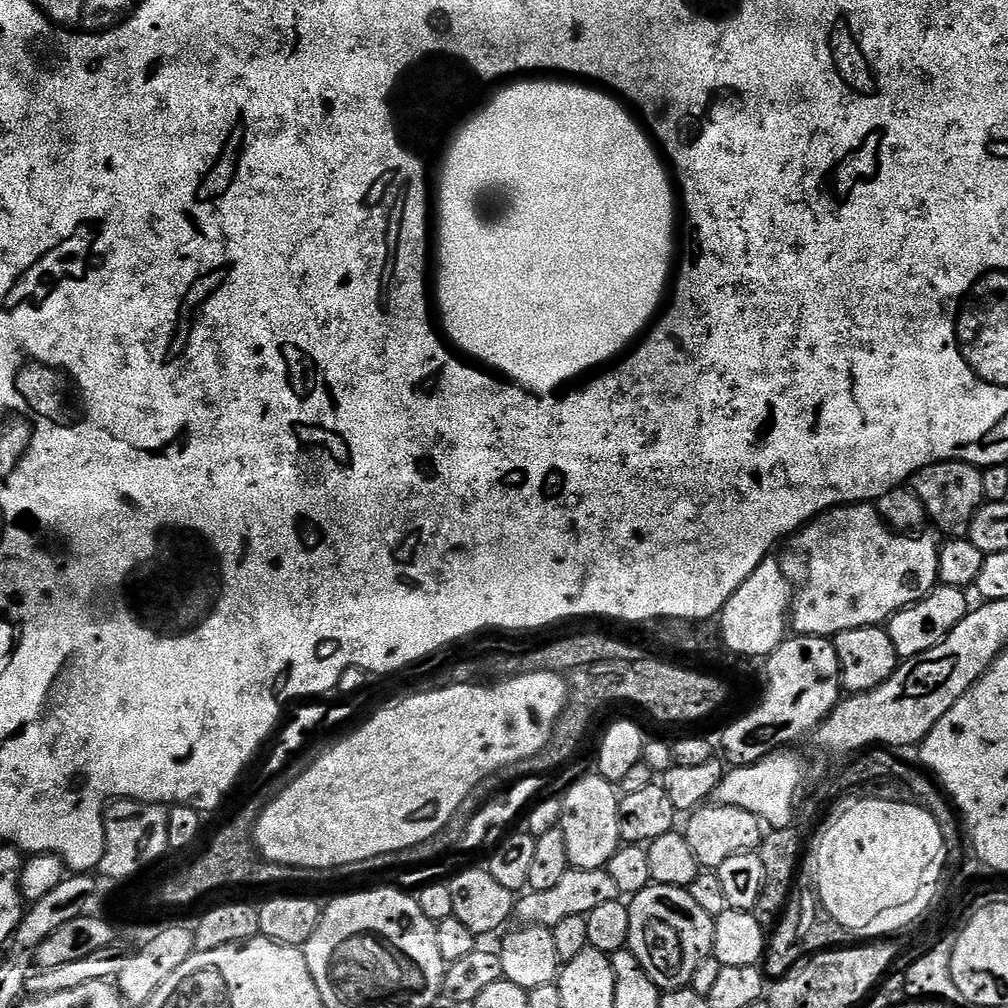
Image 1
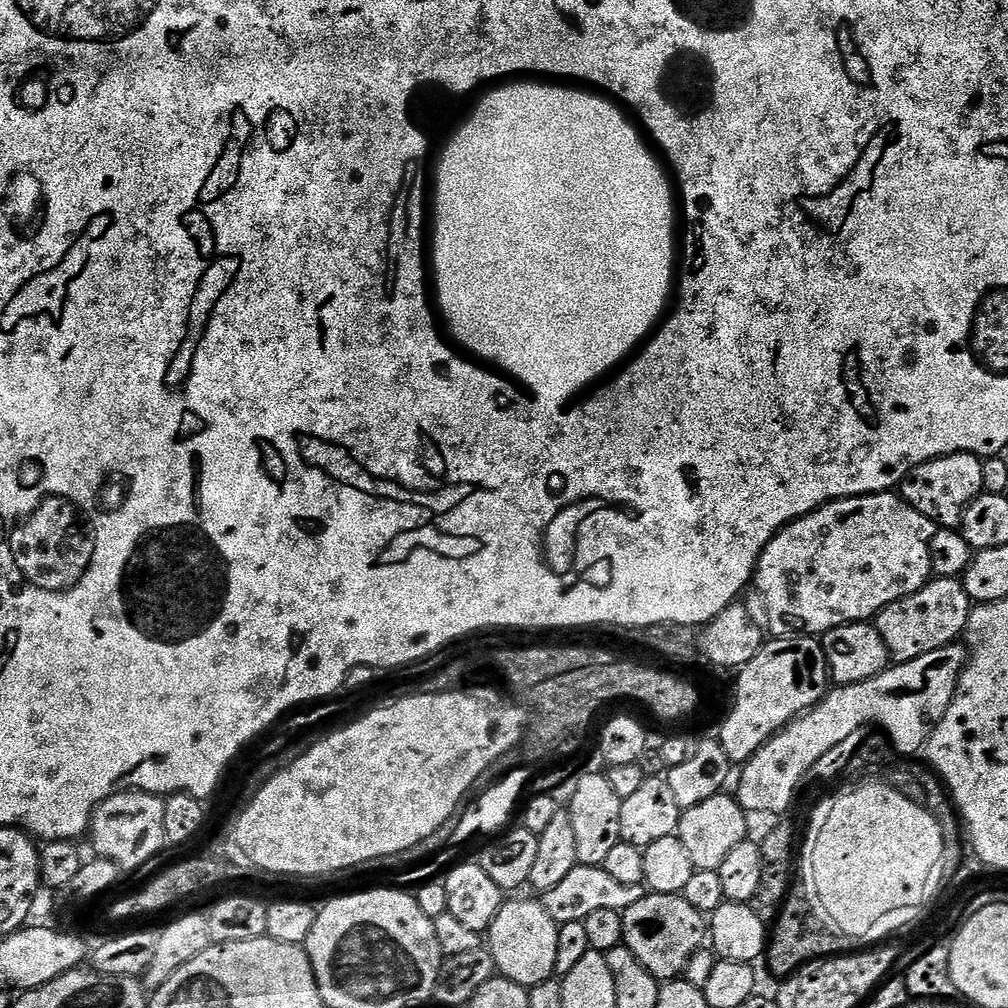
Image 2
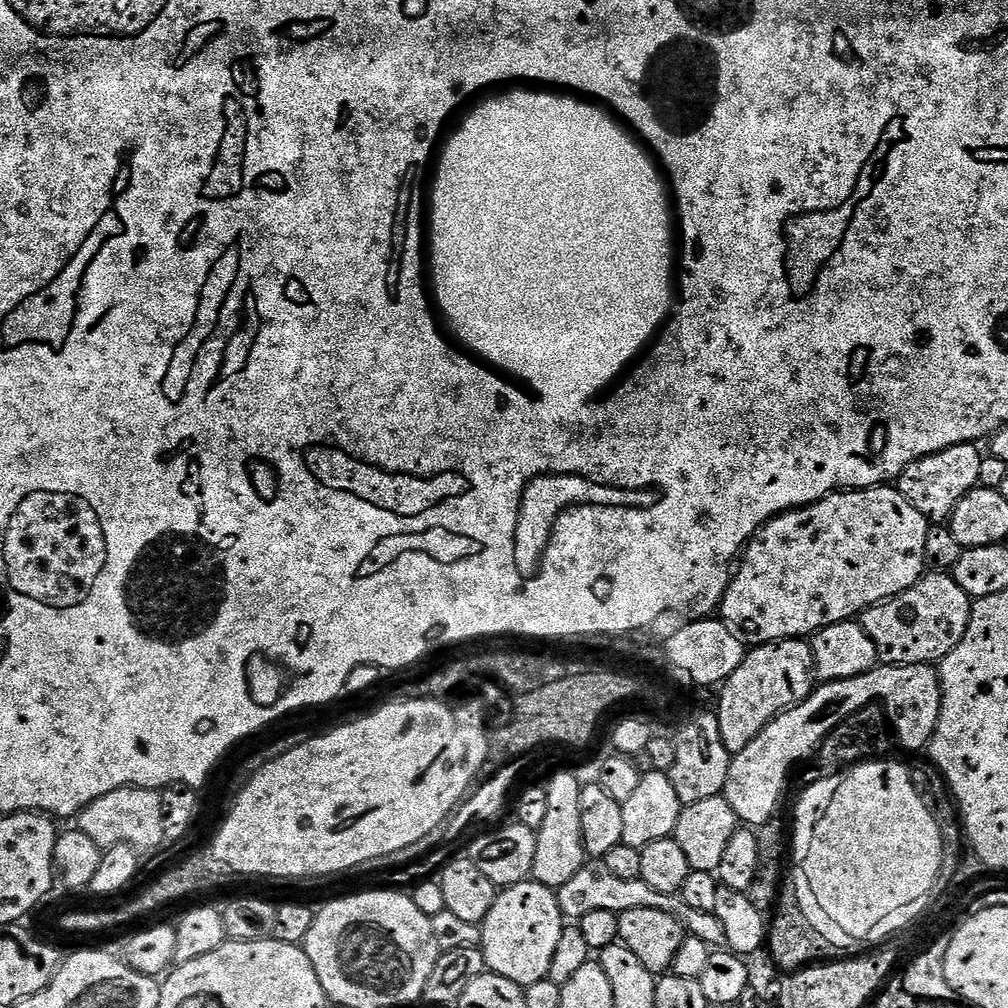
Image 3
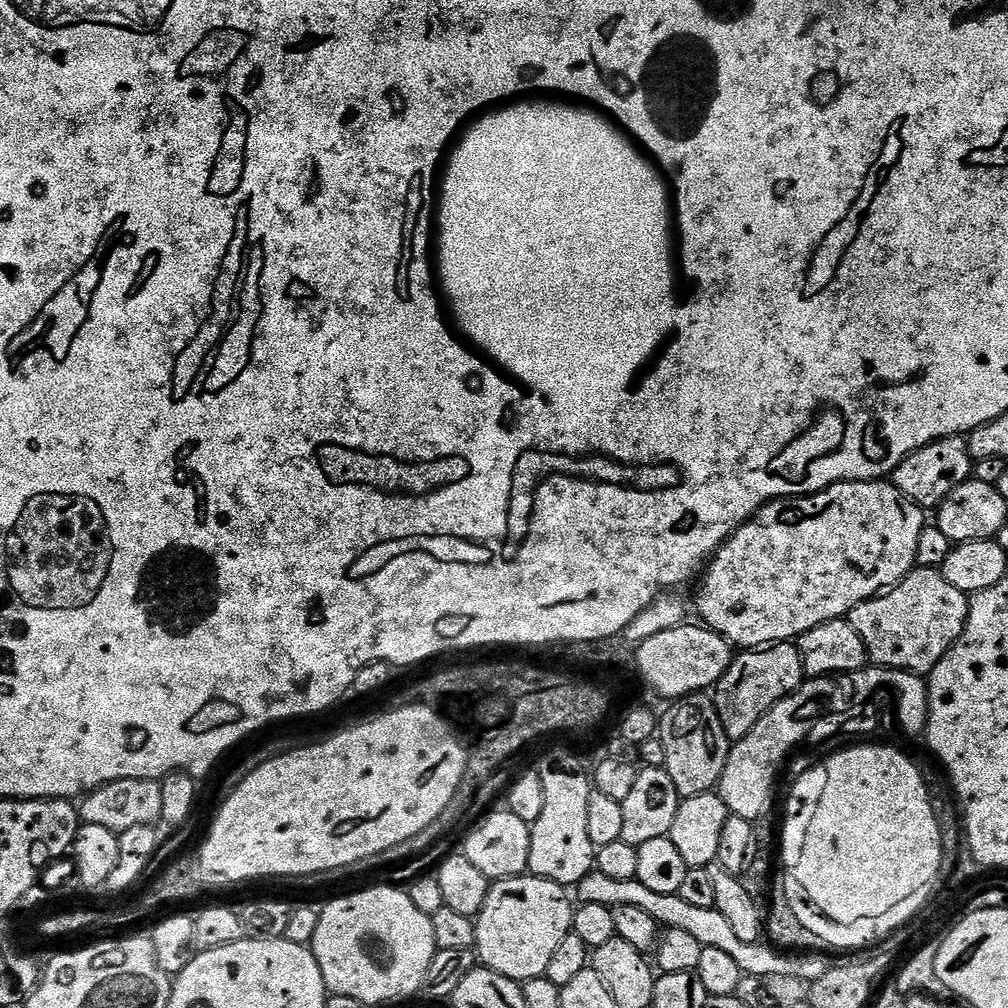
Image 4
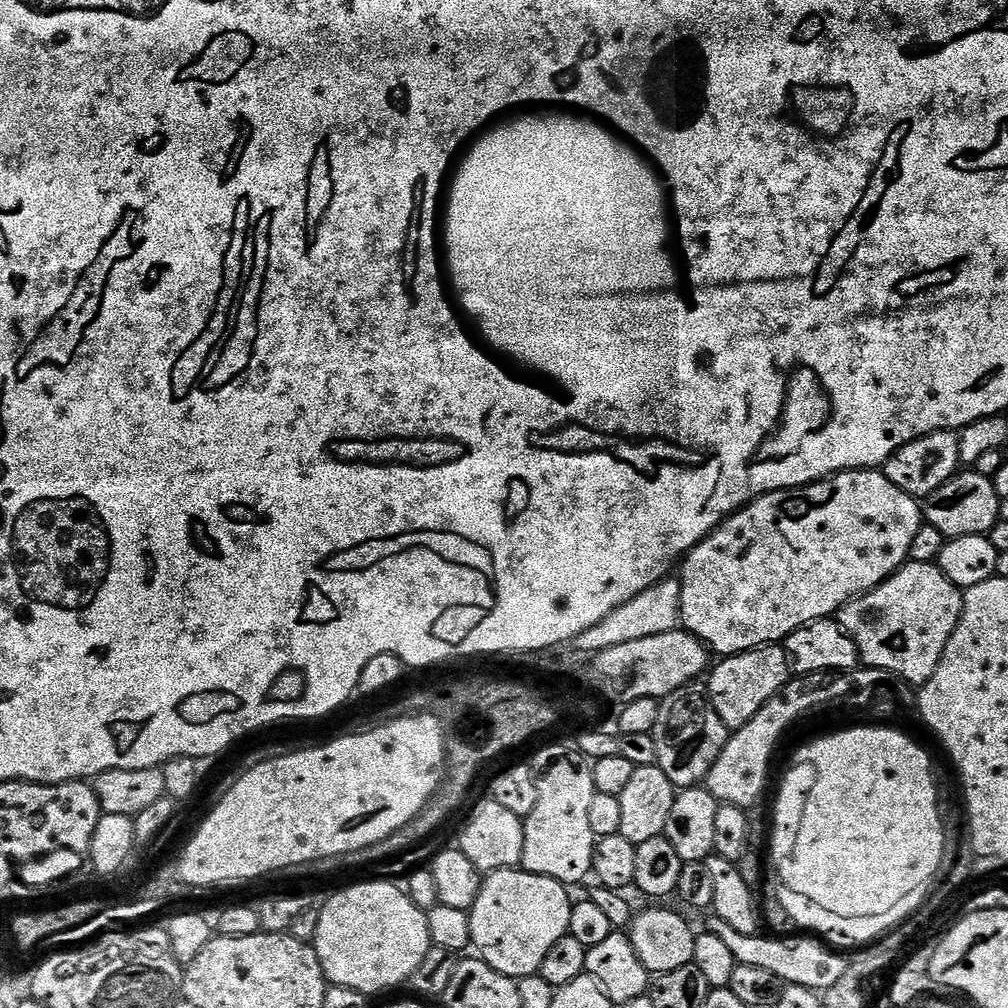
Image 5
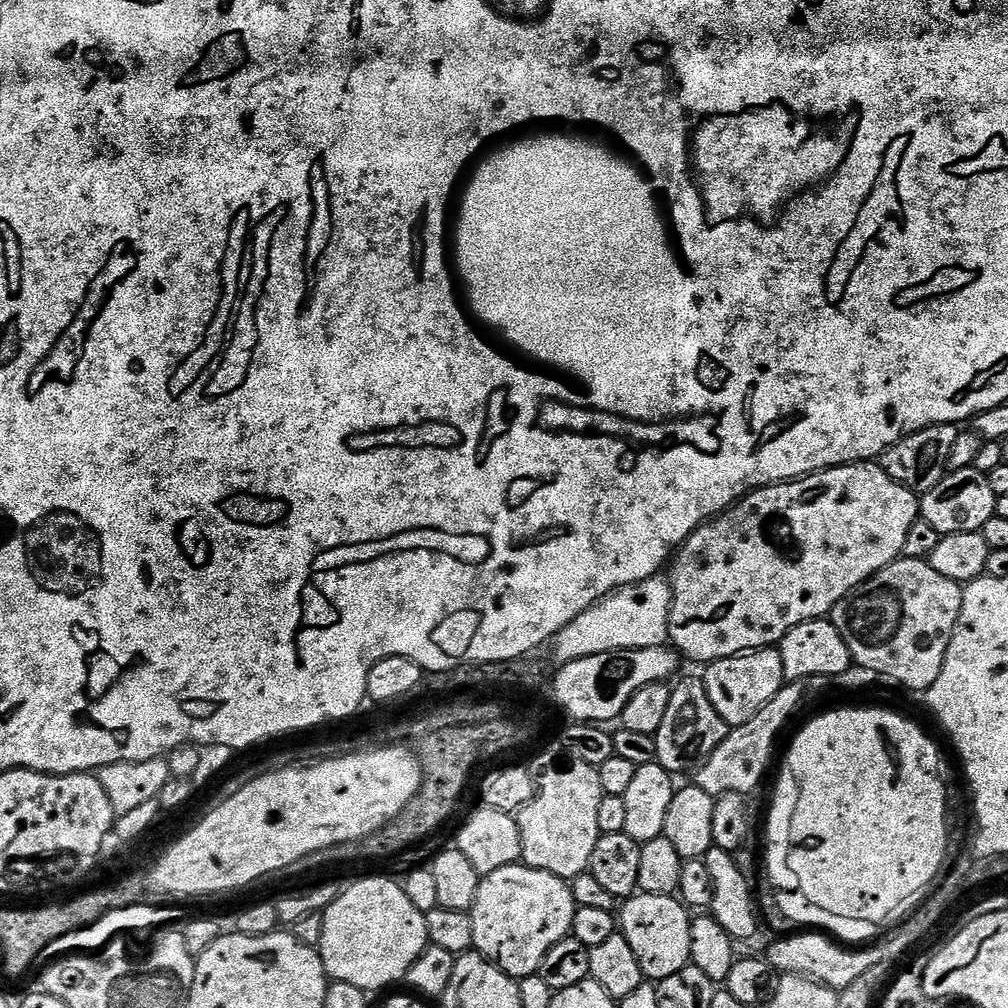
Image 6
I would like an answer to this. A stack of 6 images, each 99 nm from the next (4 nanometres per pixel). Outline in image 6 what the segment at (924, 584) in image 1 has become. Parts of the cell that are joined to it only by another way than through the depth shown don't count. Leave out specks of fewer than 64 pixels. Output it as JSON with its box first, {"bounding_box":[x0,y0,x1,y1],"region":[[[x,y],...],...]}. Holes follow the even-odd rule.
{"bounding_box":[668,462,920,666],"region":[[[861,462],[858,464],[843,464],[837,468],[825,468],[823,472],[814,472],[807,476],[801,476],[799,480],[786,480],[782,484],[768,484],[765,488],[757,488],[754,492],[749,492],[747,496],[736,501],[731,508],[723,511],[718,516],[713,516],[710,520],[705,520],[678,549],[678,555],[671,561],[670,569],[670,583],[672,586],[672,609],[670,610],[670,622],[668,623],[668,639],[671,647],[685,661],[693,660],[696,664],[707,666],[713,664],[716,660],[722,658],[730,658],[731,656],[738,656],[746,652],[754,652],[758,648],[771,648],[779,645],[780,641],[784,639],[784,635],[790,630],[794,630],[794,626],[798,626],[807,620],[823,620],[834,610],[834,606],[838,606],[838,602],[842,602],[842,598],[846,598],[846,594],[850,594],[859,584],[864,584],[874,574],[878,574],[878,570],[882,570],[886,566],[890,566],[895,560],[901,559],[904,554],[904,547],[906,546],[906,534],[910,530],[910,526],[914,526],[914,522],[920,516],[920,501],[917,493],[910,491],[906,486],[902,486],[898,482],[894,482],[894,478],[890,478],[890,474],[886,474],[886,470],[880,468],[879,463],[876,462]]]}

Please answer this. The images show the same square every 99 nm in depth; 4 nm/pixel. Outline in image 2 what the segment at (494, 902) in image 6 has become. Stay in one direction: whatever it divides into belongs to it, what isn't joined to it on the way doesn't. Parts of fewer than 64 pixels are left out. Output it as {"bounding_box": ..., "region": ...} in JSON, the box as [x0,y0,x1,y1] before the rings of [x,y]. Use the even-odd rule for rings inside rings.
{"bounding_box":[486,899,558,988],"region":[[[505,899],[498,918],[486,933],[486,947],[492,953],[496,971],[515,984],[533,988],[538,982],[553,979],[558,958],[558,925],[546,914],[543,903],[536,900]]]}

